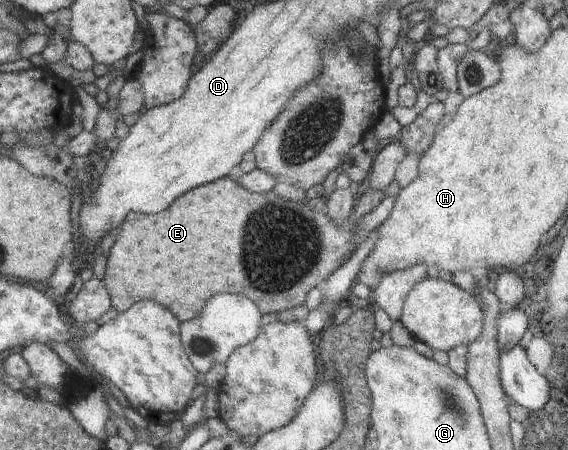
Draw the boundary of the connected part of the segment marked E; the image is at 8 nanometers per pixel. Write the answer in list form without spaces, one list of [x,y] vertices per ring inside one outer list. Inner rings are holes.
[[[223,178],[212,183],[208,183],[204,186],[194,188],[194,190],[184,194],[176,200],[176,204],[172,204],[172,208],[168,208],[168,212],[162,212],[158,216],[144,216],[144,214],[132,214],[128,215],[125,220],[122,229],[119,230],[115,243],[112,248],[114,252],[109,255],[109,258],[105,266],[105,275],[103,281],[105,282],[108,292],[111,296],[113,307],[118,309],[121,313],[126,312],[128,306],[134,306],[138,300],[156,300],[160,304],[164,304],[166,308],[170,308],[180,322],[194,320],[206,304],[206,300],[218,292],[234,292],[234,294],[242,294],[244,298],[249,298],[256,303],[256,306],[263,311],[264,314],[274,313],[277,314],[282,310],[288,310],[296,306],[304,305],[306,302],[306,296],[312,288],[322,289],[326,284],[329,276],[334,274],[345,262],[348,260],[348,256],[352,256],[356,248],[356,234],[354,234],[354,228],[358,224],[358,220],[362,220],[366,214],[370,214],[374,208],[386,198],[386,191],[380,192],[380,190],[374,190],[374,188],[364,187],[359,193],[359,197],[354,207],[354,214],[352,218],[348,220],[346,224],[338,226],[334,224],[331,216],[328,216],[326,211],[310,210],[307,205],[299,202],[292,202],[291,200],[284,200],[282,196],[276,196],[272,191],[265,193],[253,193],[248,192],[248,189],[242,188],[232,178]]]

